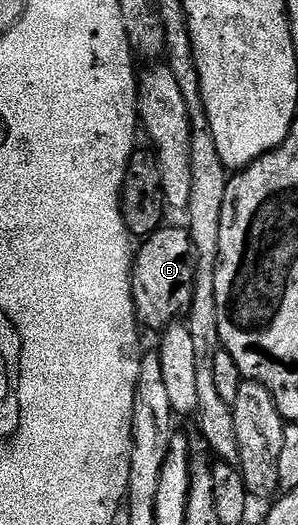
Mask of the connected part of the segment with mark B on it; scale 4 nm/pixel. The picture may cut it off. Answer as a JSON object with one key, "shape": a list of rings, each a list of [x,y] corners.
{"shape":[[[161,225],[143,239],[132,259],[132,299],[137,323],[157,332],[187,315],[196,279],[196,251],[192,248],[192,237],[183,225],[168,225]]]}

